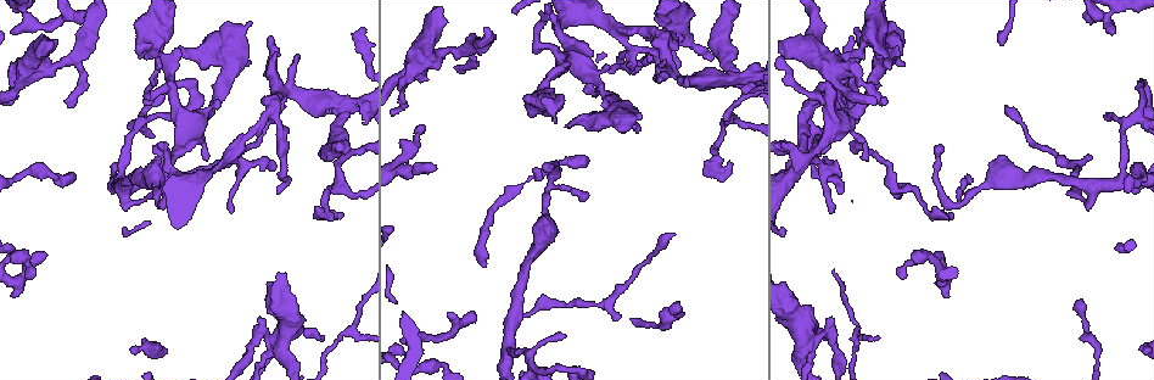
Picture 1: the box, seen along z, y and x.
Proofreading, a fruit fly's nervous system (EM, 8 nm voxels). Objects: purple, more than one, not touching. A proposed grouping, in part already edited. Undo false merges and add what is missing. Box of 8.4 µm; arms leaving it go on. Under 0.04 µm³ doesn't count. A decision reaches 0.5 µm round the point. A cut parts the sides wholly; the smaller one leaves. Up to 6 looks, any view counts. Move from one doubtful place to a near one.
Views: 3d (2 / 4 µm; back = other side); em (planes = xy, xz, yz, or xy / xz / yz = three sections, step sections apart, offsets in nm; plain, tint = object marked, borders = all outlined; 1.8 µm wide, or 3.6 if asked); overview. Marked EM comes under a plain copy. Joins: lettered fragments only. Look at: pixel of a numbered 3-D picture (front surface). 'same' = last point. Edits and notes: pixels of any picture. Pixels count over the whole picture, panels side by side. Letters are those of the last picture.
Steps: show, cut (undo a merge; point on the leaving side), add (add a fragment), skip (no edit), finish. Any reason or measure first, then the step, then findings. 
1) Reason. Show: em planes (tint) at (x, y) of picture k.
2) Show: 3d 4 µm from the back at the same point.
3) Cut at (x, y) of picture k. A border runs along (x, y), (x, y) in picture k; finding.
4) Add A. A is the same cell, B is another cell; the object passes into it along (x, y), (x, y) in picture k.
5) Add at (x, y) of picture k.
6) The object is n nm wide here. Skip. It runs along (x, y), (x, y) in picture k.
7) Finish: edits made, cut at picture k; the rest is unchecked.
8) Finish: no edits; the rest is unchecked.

Branch point. Show: em yz step 8 (tint) at (228, 155) of picture 1.

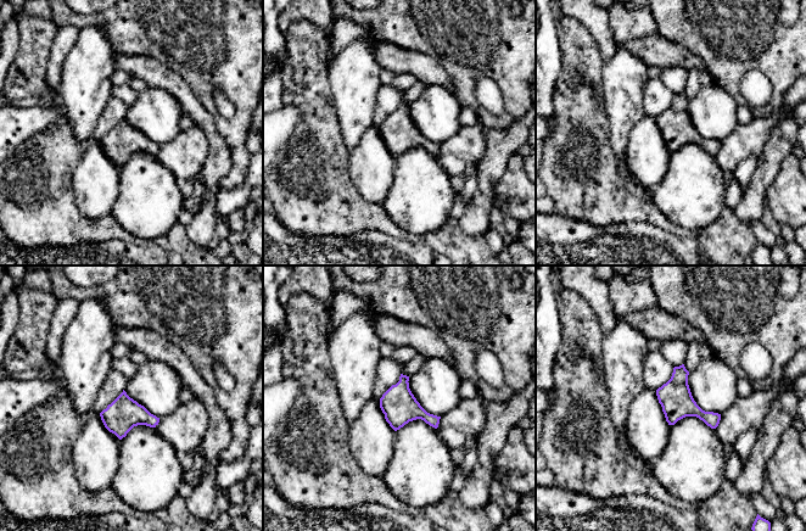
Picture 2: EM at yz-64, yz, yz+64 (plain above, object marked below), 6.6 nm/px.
Show: em planes (tint) at the same point.

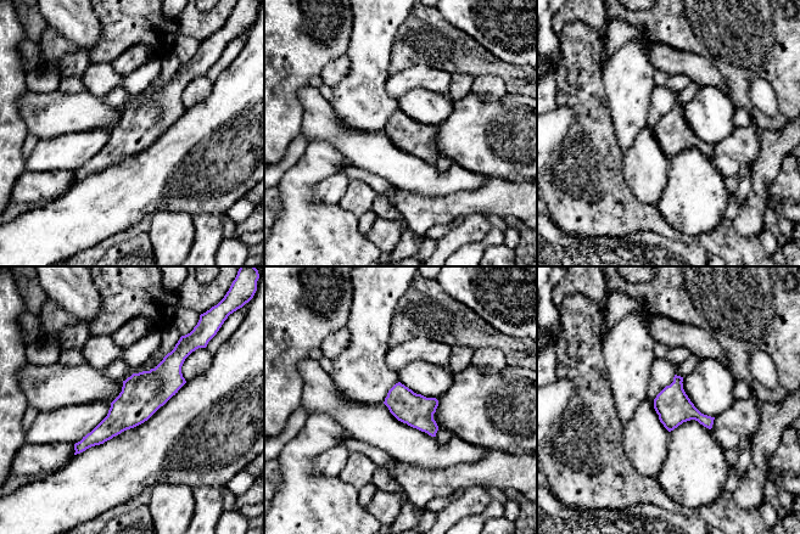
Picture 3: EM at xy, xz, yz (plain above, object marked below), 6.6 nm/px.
Show: em planes (borders) at the same point.

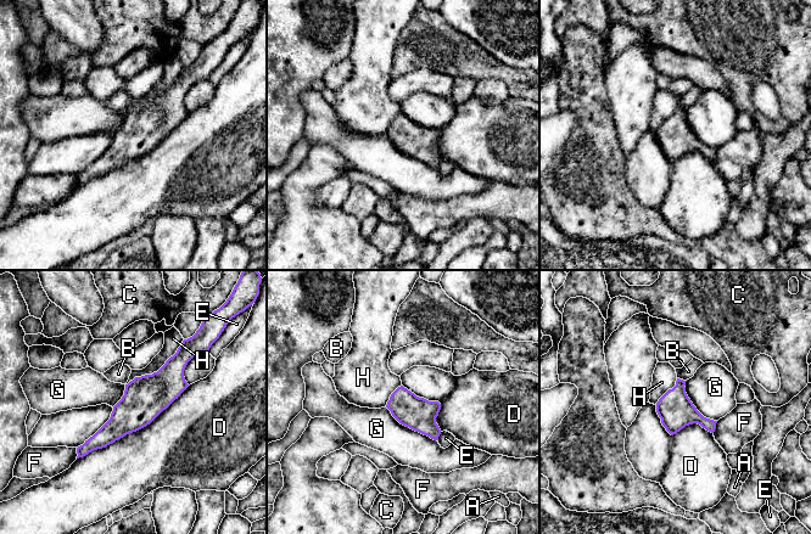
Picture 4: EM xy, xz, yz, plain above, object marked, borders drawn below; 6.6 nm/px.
The longest contact is with D, 900 nm. Skip. A, B, C, D, E, F, G and H are other cells; it runs along (185, 359), (118, 426), (80, 453) in picture 4; one neuron here.

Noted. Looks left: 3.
Thin end. Show: em xy step 8 (borders) at (710, 61) of picture 1.

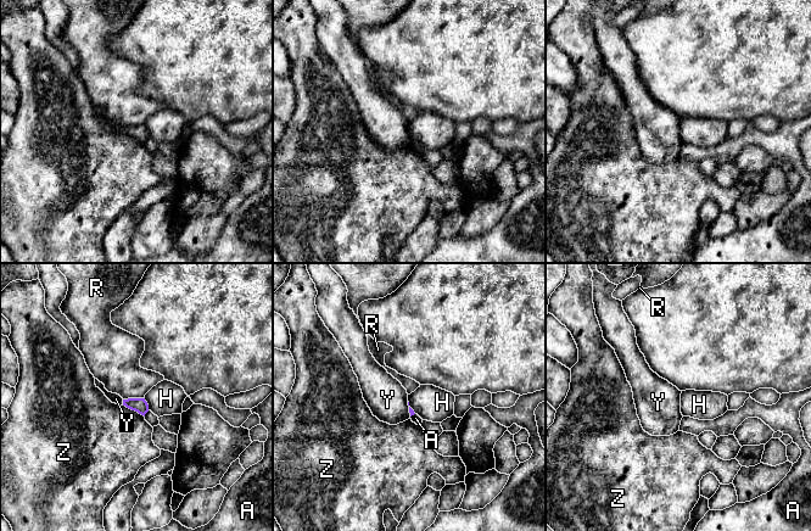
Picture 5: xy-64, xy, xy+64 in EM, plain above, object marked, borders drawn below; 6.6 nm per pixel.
Another direction. Show: em planes (borders) at the same point.

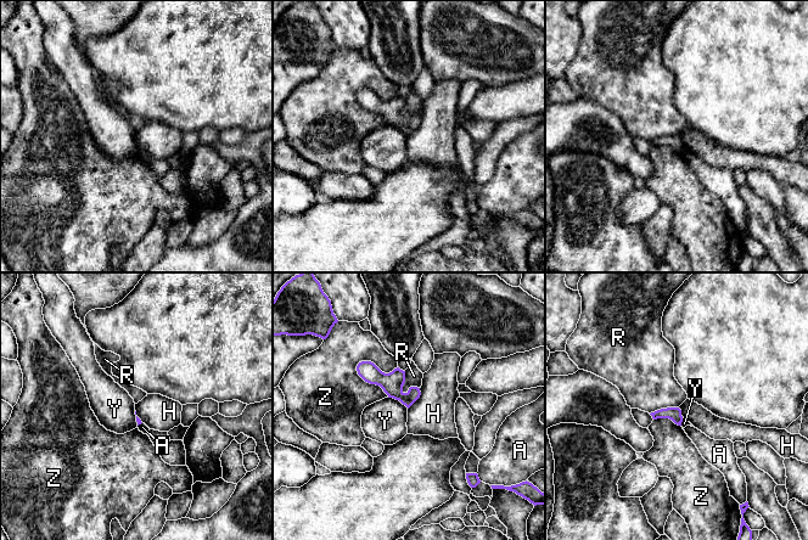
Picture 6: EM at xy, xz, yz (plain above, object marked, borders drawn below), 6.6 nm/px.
Skip. A, H, R, Y and Z are other cells; none of them fits.

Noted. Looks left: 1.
Finish: no edits; the rest is unchecked.

